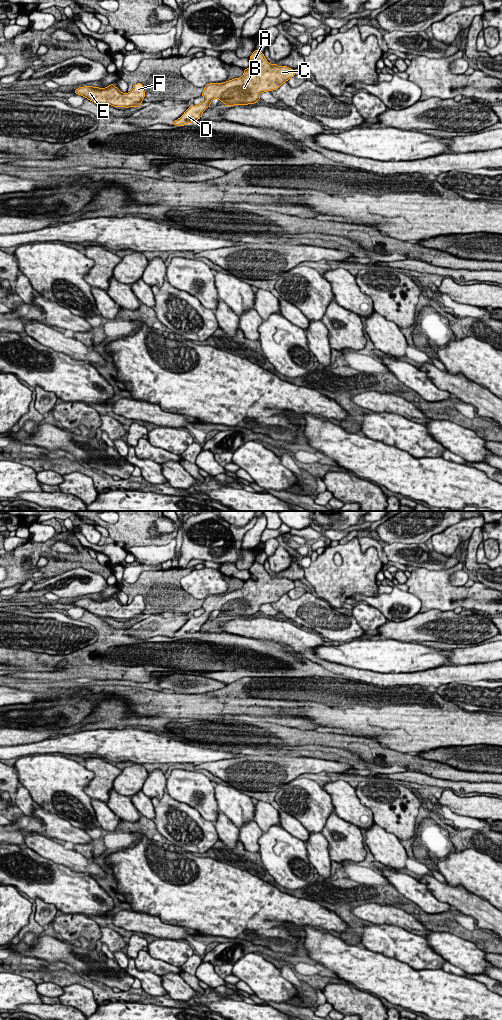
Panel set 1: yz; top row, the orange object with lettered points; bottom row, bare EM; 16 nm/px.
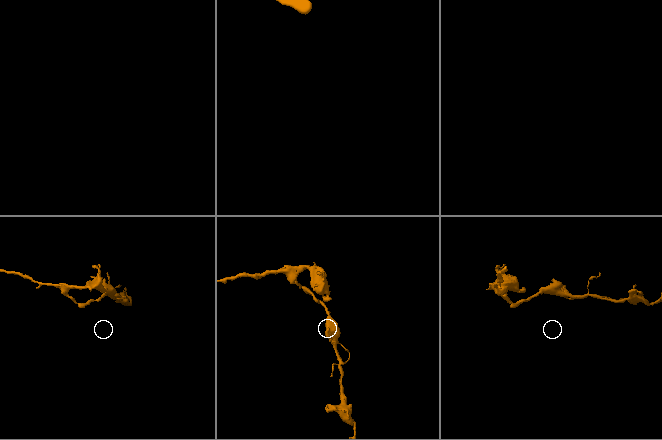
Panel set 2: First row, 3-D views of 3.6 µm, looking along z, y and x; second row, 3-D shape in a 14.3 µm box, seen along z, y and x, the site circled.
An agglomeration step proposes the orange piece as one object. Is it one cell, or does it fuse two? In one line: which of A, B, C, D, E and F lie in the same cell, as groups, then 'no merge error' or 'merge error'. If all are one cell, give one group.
A B C D E F | no merge error

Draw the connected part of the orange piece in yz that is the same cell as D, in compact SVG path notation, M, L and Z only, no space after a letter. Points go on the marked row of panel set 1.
M256 49L249 60L257 64L256 69L249 67L244 70L242 77L224 83L207 84L201 95L204 97L203 102L197 106L188 107L185 113L172 124L184 126L197 121L215 98L226 106L257 103L261 93L277 90L281 84L295 76L293 69L270 64L264 54Z

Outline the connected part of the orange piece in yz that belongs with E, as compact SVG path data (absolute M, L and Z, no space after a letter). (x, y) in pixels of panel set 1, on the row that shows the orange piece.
M142 83L135 84L129 93L122 93L114 84L106 88L94 88L93 86L79 87L74 90L74 93L97 104L126 108L139 107L145 97Z

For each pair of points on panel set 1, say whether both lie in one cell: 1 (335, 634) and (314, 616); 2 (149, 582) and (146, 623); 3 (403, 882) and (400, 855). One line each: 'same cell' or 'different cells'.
1: same cell
2: different cells
3: different cells

